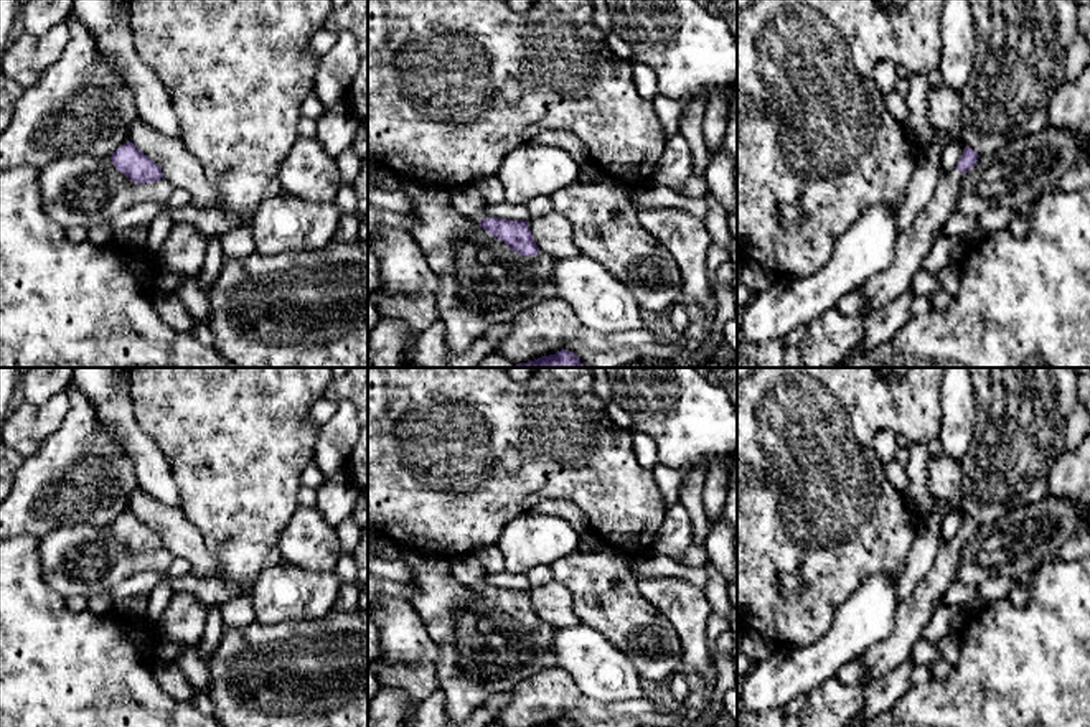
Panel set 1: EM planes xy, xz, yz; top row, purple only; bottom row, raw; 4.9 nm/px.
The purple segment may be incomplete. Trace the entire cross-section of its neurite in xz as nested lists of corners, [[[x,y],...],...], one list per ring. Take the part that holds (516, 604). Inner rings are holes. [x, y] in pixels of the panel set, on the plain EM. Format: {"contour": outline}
{"contour": [[[472,554],[453,557],[452,575],[467,587],[478,590],[488,603],[503,610],[511,620],[529,626],[539,621],[528,590],[490,585],[485,580],[486,572]]]}

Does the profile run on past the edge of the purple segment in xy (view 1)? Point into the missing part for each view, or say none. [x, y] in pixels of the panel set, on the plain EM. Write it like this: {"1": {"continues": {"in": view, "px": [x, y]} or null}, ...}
{"1": {"continues": null}}

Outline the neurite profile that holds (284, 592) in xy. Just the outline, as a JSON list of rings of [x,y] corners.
[[[285,560],[264,570],[247,590],[256,620],[265,625],[285,620],[317,620],[335,608],[341,580],[333,572],[308,572]]]

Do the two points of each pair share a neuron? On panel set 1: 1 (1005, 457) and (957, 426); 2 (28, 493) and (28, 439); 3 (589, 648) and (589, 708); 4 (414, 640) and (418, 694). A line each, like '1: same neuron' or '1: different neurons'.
1: different neurons
2: different neurons
3: different neurons
4: same neuron

